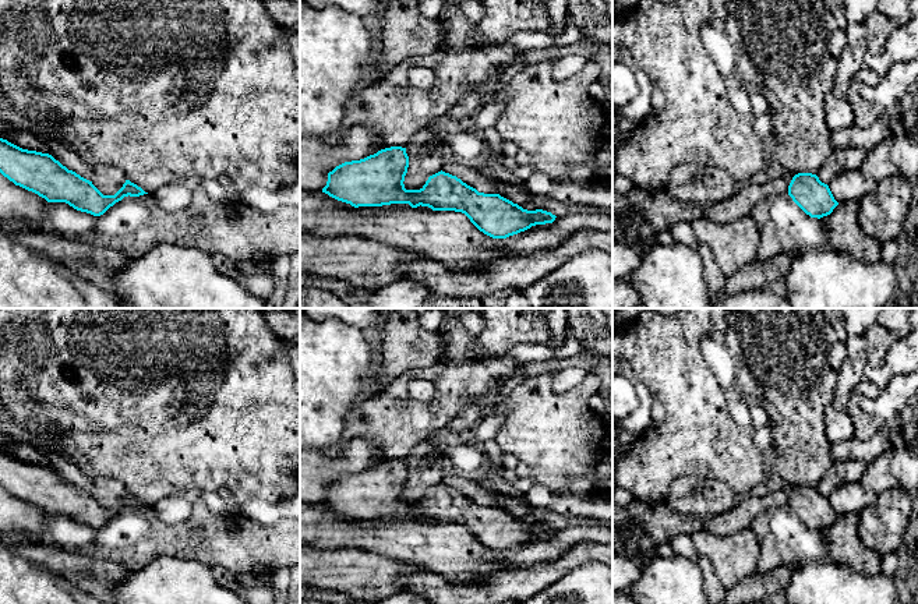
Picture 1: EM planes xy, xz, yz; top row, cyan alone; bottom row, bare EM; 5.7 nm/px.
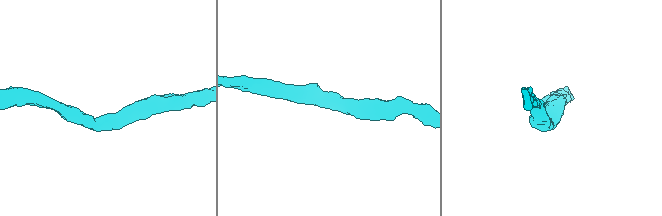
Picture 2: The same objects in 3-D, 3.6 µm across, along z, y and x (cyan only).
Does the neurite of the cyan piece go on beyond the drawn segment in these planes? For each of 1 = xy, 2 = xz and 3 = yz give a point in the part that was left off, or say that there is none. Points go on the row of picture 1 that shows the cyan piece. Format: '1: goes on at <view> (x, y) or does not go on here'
1: does not go on here
2: does not go on here
3: does not go on here

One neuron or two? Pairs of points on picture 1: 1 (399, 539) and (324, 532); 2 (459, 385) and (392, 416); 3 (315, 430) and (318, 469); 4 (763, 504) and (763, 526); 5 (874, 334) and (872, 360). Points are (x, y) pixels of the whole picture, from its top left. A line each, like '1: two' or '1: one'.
1: one
2: one
3: two
4: two
5: one

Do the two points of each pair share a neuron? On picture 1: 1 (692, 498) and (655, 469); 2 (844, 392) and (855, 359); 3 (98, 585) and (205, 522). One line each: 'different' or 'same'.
1: different
2: same
3: different

